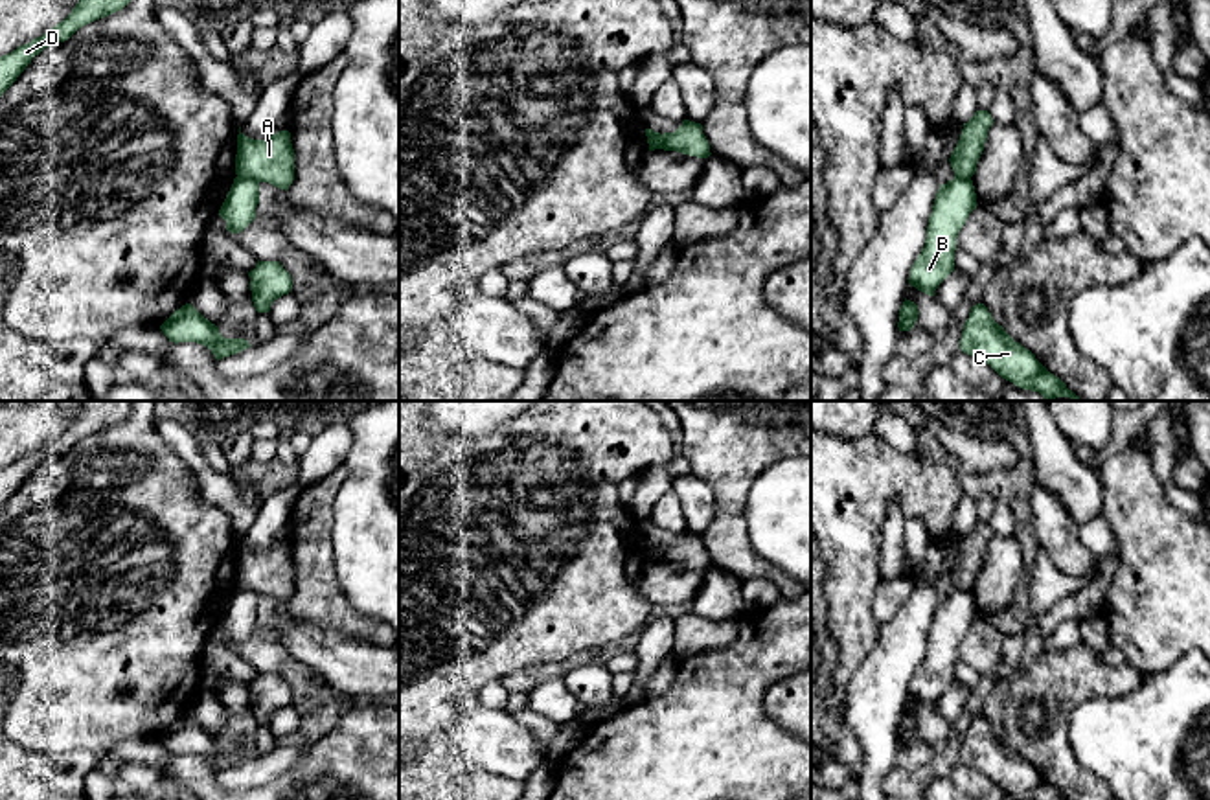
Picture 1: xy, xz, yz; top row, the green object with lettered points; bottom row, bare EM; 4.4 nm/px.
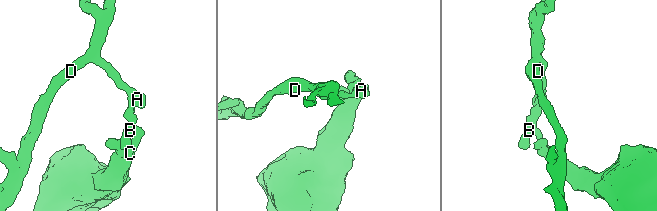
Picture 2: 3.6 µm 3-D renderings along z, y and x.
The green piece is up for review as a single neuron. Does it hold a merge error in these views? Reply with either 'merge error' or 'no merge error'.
merge error

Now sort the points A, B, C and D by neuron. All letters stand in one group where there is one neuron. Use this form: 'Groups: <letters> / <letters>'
Groups: A D / B C

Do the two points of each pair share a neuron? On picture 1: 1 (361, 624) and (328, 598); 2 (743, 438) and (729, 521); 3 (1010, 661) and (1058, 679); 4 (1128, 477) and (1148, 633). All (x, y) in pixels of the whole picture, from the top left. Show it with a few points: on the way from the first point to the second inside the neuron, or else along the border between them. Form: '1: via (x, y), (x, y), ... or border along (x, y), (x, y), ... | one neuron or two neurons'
1: via (353, 624), (335, 605) | one neuron
2: via (730, 458), (729, 501) | one neuron
3: border along (1019, 670), (1010, 679) | two neurons
4: via (1141, 515), (1150, 530), (1150, 594) | one neuron

